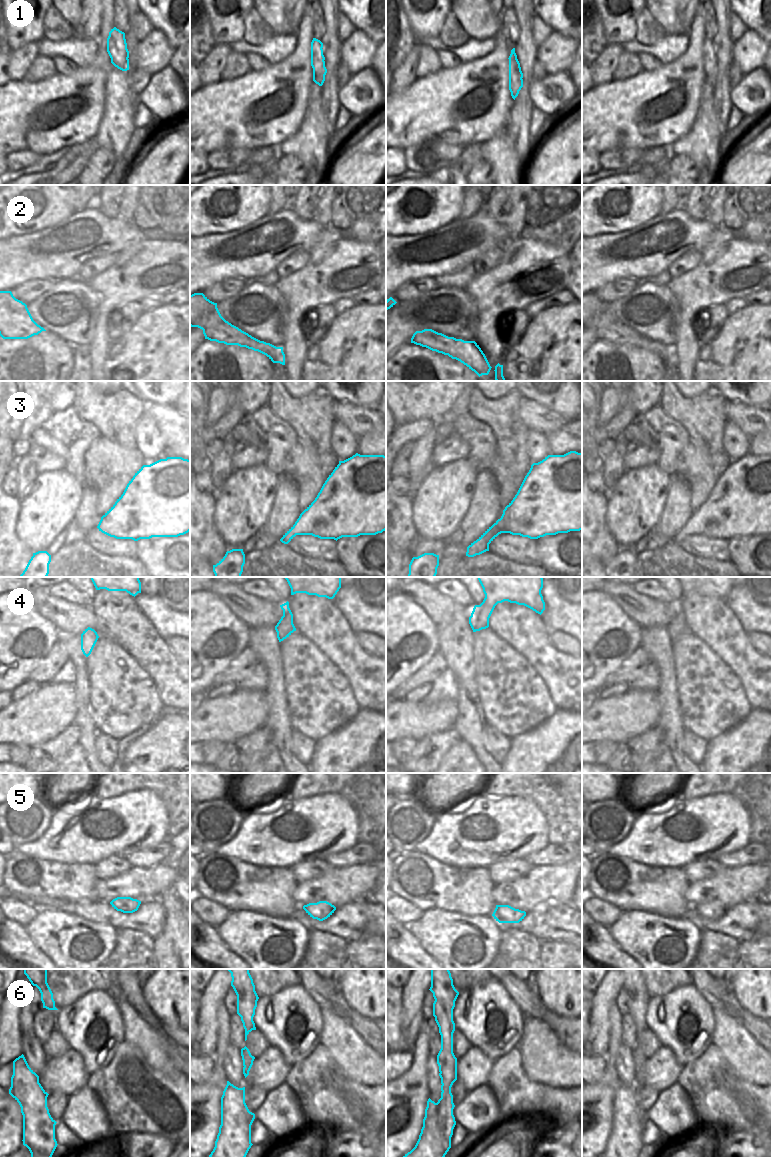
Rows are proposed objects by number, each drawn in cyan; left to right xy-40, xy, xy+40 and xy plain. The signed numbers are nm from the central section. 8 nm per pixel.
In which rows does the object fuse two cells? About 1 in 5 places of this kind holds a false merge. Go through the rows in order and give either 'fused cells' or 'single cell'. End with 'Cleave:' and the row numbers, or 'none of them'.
1: single cell
2: single cell
3: single cell
4: single cell
5: single cell
6: fused cells
Cleave: 6

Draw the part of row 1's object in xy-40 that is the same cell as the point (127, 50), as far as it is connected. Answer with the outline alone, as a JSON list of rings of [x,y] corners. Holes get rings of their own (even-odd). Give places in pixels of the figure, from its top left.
[[[114,27],[107,38],[107,52],[111,63],[122,71],[129,70],[129,51],[125,33]]]

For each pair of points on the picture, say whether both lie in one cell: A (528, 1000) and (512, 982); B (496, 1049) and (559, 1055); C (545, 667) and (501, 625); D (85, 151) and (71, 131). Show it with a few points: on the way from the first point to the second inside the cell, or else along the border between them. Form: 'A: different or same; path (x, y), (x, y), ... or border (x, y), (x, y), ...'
A: same; path (524, 996), (514, 986)
B: different; border (523, 1022), (523, 1032), (517, 1045)
C: same; path (537, 655), (513, 631)
D: different; border (92, 138), (69, 147)

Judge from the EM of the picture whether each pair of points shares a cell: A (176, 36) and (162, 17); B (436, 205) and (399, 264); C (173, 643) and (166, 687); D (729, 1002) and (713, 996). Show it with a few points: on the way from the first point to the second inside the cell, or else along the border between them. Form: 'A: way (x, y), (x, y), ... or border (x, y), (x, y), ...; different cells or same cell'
A: way (176, 31), (167, 22); same cell
B: border (441, 228), (396, 237); different cells
C: border (164, 639), (170, 650), (179, 659); different cells
D: border (719, 981), (721, 1005); different cells

